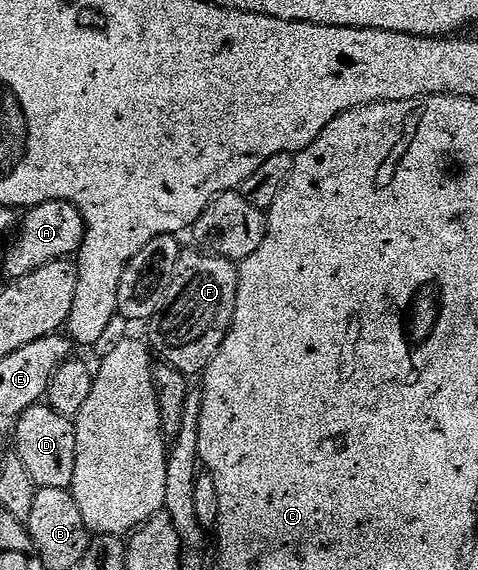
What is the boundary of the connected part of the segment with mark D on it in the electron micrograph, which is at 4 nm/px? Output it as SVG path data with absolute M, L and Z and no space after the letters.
M49 405L29 407L16 420L18 447L16 453L28 465L32 481L37 488L69 489L76 469L76 437L74 424L69 418L56 413Z

